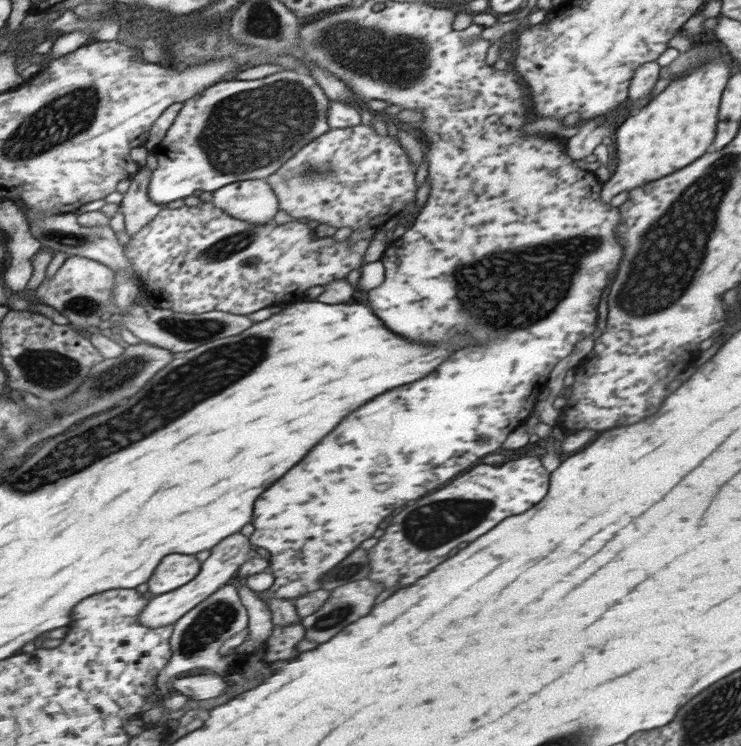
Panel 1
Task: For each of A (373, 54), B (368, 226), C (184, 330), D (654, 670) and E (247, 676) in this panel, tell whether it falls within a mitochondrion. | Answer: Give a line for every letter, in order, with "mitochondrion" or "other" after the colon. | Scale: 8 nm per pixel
A: mitochondrion
B: other
C: mitochondrion
D: other
E: other

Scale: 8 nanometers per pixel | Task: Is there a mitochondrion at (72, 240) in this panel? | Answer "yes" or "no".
yes

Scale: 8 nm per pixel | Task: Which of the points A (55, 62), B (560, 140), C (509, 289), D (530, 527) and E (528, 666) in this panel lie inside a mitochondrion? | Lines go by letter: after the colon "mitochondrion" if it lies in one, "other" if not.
A: other
B: other
C: mitochondrion
D: other
E: other

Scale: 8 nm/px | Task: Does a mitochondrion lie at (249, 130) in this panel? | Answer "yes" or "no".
yes

